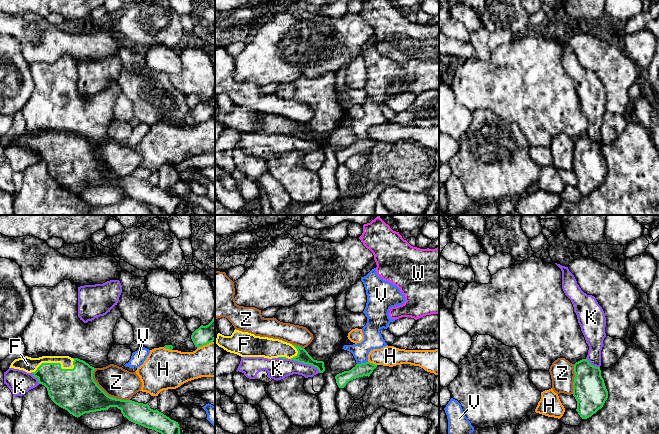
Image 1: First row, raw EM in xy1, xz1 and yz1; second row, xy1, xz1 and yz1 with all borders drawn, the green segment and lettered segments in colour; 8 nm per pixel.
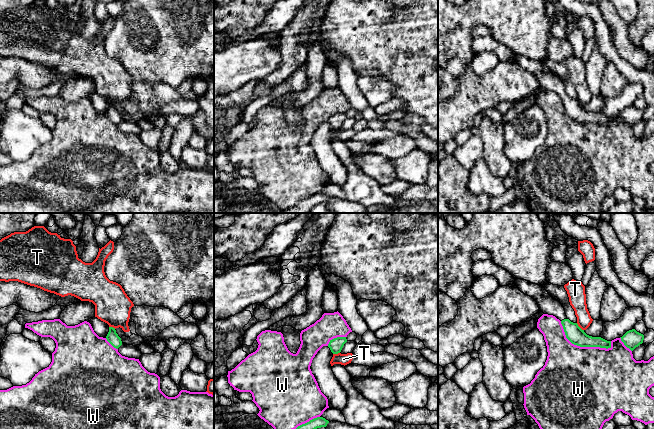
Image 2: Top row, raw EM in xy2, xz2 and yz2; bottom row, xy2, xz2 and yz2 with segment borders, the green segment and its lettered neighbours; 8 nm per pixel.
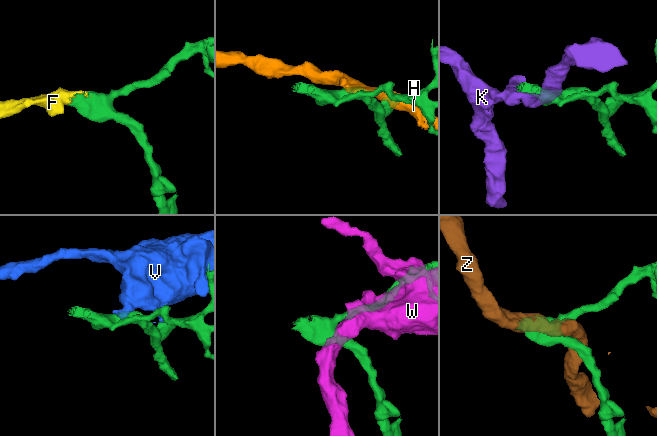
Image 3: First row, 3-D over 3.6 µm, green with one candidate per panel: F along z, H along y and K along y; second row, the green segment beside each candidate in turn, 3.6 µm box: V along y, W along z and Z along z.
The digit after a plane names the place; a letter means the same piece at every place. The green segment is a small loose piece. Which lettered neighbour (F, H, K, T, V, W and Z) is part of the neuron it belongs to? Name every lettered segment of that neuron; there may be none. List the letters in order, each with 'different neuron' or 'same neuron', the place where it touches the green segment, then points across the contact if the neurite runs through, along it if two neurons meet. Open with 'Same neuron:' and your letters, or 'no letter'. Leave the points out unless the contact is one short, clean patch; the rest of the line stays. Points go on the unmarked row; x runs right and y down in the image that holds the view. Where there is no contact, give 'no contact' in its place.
Same neuron: F
F: same neuron; meets green in xy1 at (56, 139); runs through xy1 (73, 165), (56, 145), (56, 139), (27, 140)
H: different neuron; meets green in xz1 at (372, 139)
K: different neuron; meets green in xz1 at (305, 139)
T: different neuron; meets green in yz2 at (579, 103); border along yz2 (576, 99), (583, 106)
V: different neuron; meets green in xz1 at (362, 139); border along xz1 (367, 137), (357, 140)
W: different neuron; meets green in yz2 at (581, 122)
Z: different neuron; meets green in xy1 at (106, 170)

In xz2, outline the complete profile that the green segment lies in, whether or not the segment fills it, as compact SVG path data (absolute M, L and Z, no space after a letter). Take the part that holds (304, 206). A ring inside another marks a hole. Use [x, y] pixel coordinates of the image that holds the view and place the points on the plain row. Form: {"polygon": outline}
{"polygon": "M317 193L305 200L298 202L295 206L292 206L291 208L279 210L279 213L310 213L311 209L315 205L326 203L328 199L329 197L325 194Z"}

